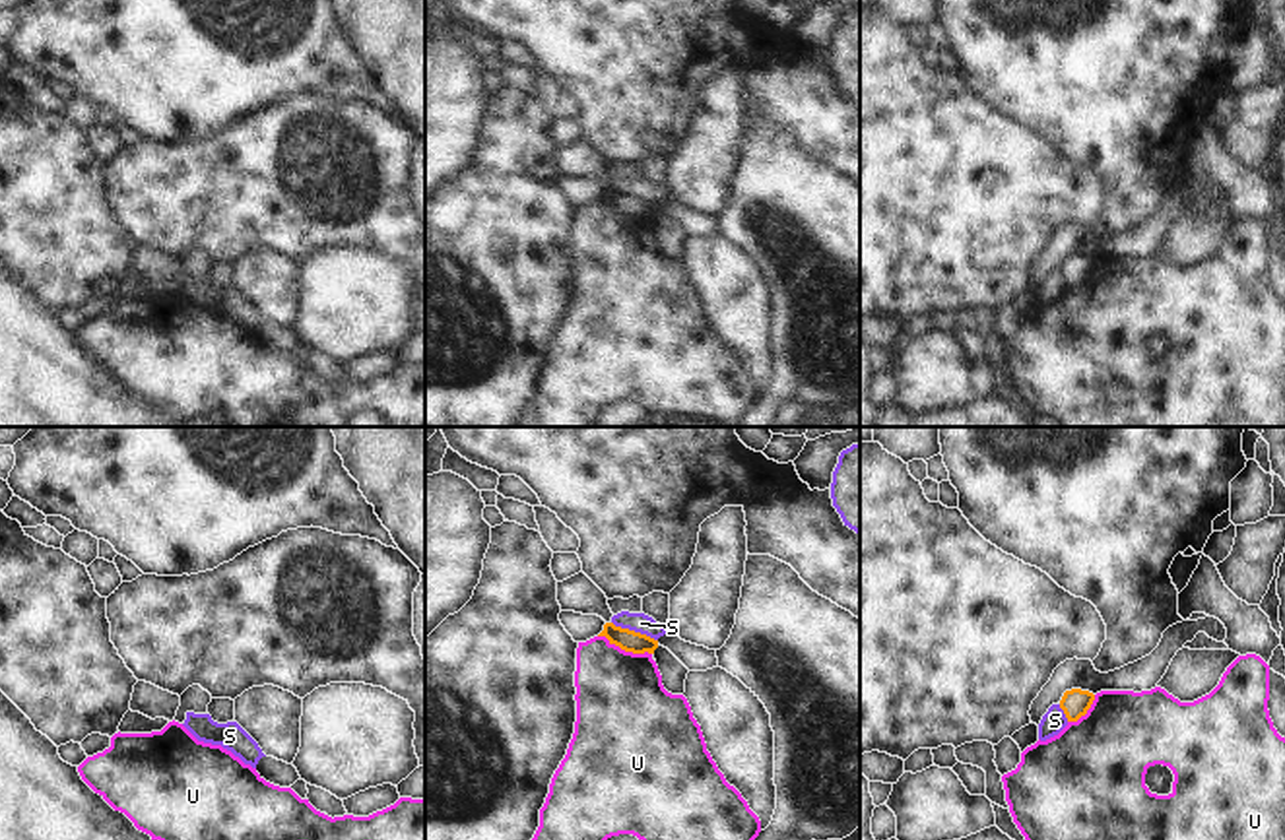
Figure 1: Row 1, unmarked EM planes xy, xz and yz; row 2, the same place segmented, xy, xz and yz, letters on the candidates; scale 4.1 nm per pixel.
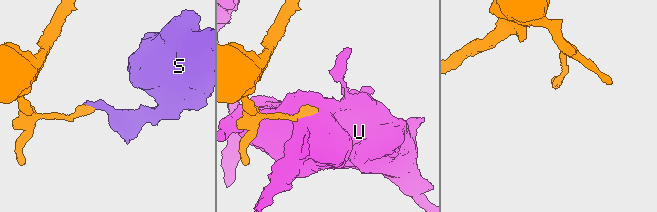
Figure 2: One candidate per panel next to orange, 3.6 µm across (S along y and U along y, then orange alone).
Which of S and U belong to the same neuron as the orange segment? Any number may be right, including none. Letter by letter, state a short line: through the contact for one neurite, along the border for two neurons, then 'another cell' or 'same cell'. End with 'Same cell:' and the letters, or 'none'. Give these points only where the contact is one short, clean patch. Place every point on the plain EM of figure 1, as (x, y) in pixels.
S: xz (612, 187), (657, 206) | another cell
U: another cell
Same cell: none

